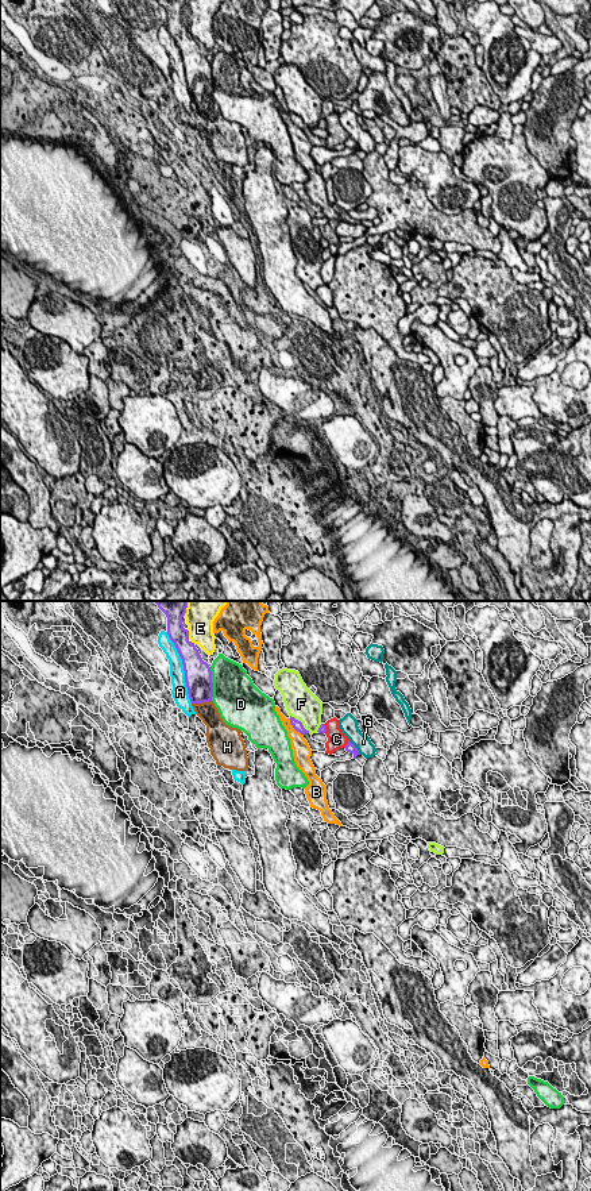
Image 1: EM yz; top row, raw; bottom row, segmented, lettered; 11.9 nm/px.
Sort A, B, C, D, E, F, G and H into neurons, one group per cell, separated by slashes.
A / B / C / D / E / F / G / H

